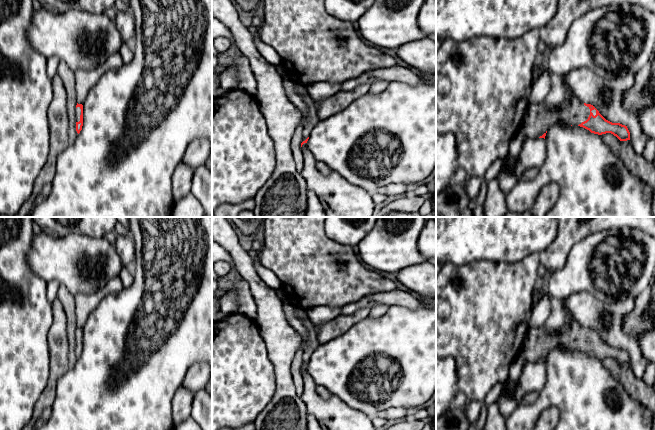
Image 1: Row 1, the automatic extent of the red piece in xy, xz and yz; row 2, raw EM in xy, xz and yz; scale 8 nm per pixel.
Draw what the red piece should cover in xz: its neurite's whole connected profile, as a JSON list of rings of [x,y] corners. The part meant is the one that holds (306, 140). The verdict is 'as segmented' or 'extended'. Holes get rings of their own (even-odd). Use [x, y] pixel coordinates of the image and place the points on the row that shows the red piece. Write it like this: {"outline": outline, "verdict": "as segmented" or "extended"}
{"outline": [[[308,93],[303,96],[303,100],[308,107],[308,111],[303,120],[303,142],[301,143],[301,147],[304,143],[307,143],[311,131],[320,121],[315,106],[316,102],[308,95]]], "verdict": "extended"}

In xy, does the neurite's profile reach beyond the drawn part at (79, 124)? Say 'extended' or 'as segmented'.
extended

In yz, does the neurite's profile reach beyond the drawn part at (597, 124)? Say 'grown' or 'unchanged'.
grown

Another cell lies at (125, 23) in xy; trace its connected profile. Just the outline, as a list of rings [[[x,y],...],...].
[[[118,11],[113,21],[120,32],[123,41],[132,46],[135,35],[135,19],[132,13],[130,11]]]

